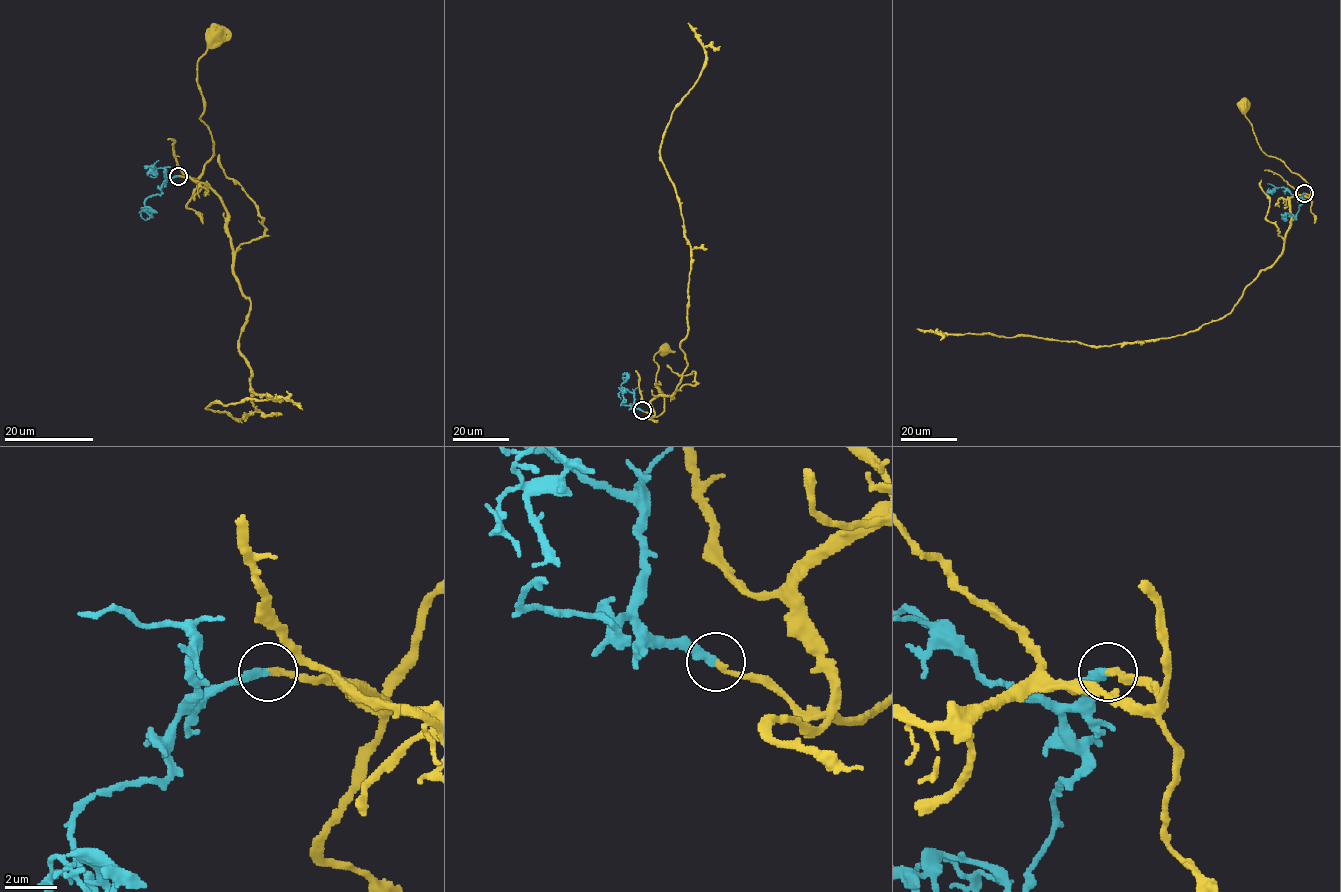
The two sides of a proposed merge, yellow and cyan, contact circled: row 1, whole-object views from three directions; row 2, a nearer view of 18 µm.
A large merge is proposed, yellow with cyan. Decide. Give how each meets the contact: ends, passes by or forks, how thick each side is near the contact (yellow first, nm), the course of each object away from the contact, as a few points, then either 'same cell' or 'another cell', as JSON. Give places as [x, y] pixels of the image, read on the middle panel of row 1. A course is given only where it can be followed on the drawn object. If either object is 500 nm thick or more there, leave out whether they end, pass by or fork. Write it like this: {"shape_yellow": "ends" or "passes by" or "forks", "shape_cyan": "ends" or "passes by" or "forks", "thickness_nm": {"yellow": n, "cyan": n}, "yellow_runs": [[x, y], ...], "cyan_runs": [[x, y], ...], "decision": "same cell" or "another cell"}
{"shape_yellow": "ends", "shape_cyan": "ends", "thickness_nm": {"yellow": 220, "cyan": 340}, "yellow_runs": [[642, 410], [658, 416], [664, 410], [663, 392], [656, 383], [658, 365], [654, 356], [665, 348]], "cyan_runs": [[642, 410], [621, 404], [626, 401], [621, 393], [625, 392], [618, 387]], "decision": "same cell"}

